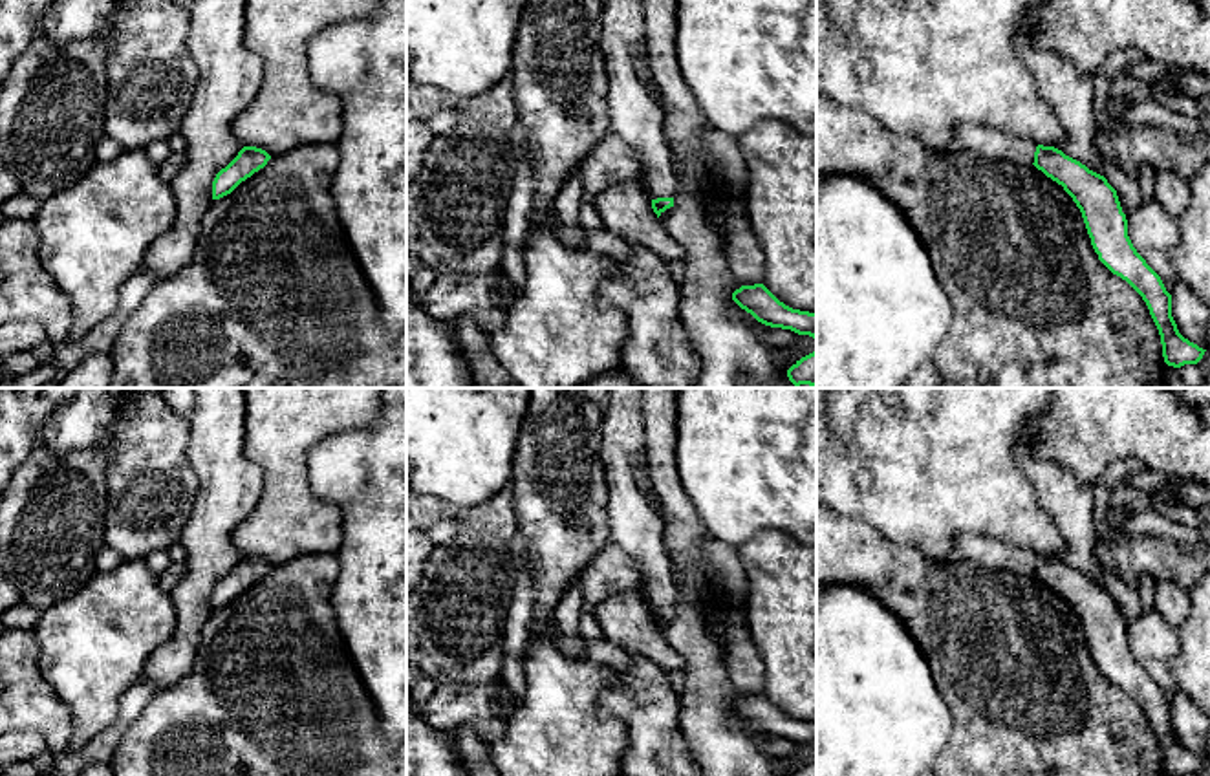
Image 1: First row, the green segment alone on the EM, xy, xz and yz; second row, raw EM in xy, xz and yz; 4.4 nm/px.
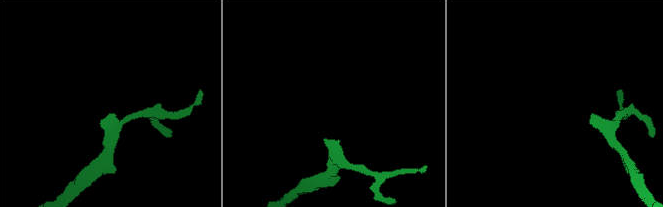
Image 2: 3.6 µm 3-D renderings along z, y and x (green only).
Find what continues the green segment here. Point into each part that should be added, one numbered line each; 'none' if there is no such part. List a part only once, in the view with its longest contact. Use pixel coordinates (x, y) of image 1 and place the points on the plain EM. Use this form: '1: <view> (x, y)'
1: xz (636, 526)

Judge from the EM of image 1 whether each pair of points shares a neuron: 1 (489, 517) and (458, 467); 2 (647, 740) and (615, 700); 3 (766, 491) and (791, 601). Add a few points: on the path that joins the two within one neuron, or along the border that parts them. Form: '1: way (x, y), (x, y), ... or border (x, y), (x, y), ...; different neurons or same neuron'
1: border (509, 484), (465, 507), (438, 500); different neurons
2: way (647, 731), (625, 709); same neuron
3: border (797, 538), (780, 531), (758, 531), (738, 548); different neurons

